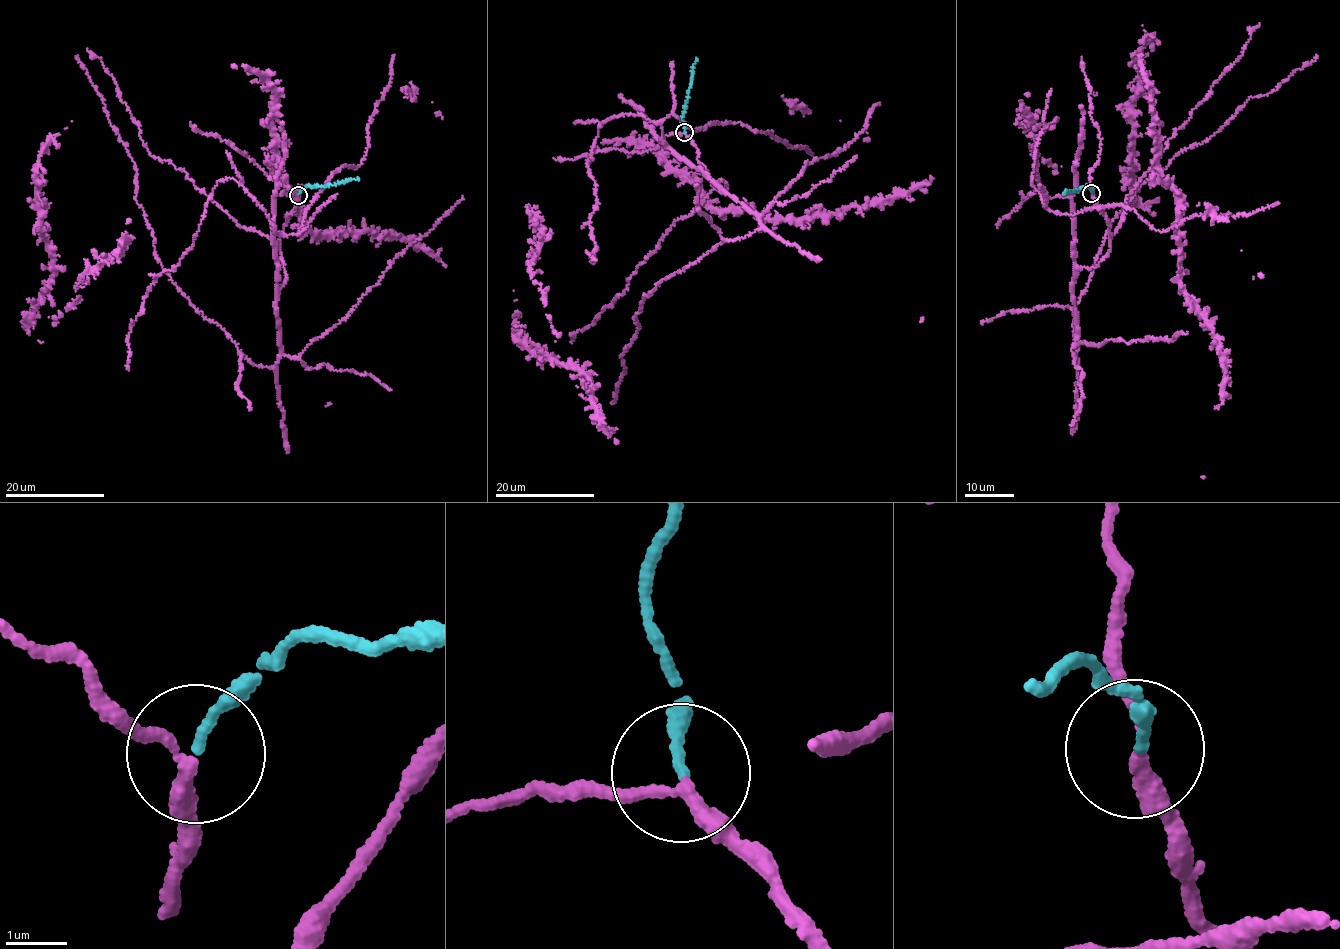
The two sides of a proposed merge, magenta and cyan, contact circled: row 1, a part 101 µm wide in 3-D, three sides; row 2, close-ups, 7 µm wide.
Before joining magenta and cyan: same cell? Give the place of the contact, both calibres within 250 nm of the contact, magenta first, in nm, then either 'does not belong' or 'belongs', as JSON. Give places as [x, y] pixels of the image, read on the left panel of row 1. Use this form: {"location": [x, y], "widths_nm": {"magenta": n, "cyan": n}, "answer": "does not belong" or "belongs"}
{"location": [298, 195], "widths_nm": {"magenta": 200, "cyan": 150}, "answer": "belongs"}

